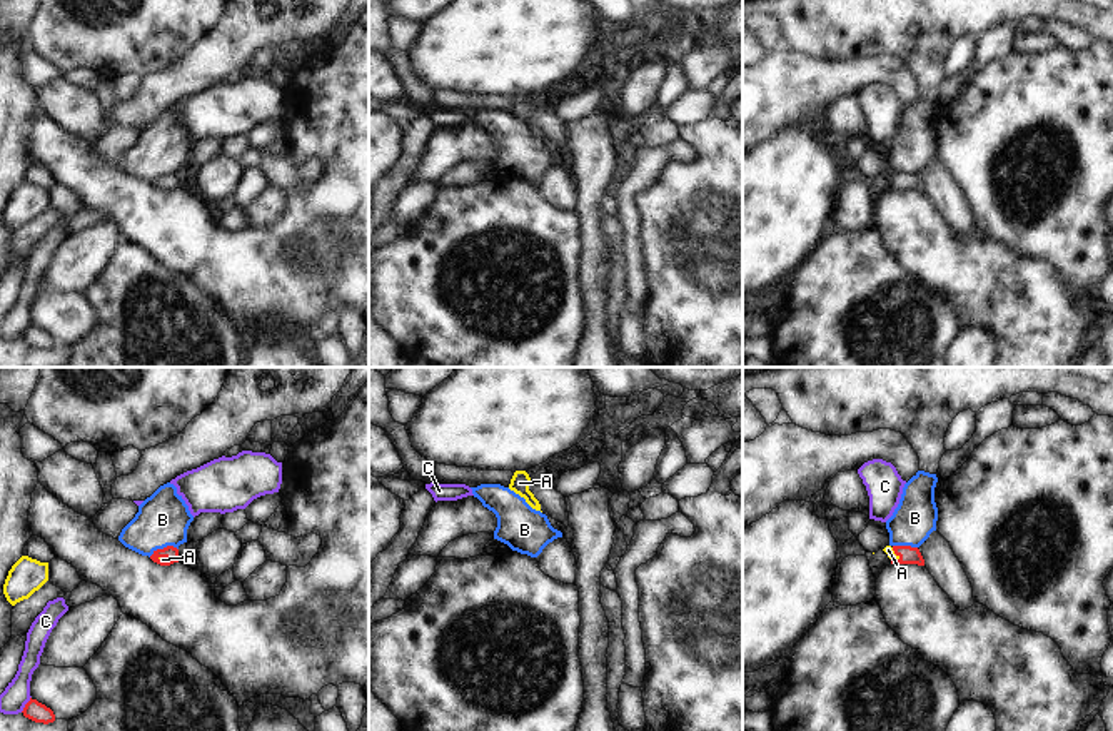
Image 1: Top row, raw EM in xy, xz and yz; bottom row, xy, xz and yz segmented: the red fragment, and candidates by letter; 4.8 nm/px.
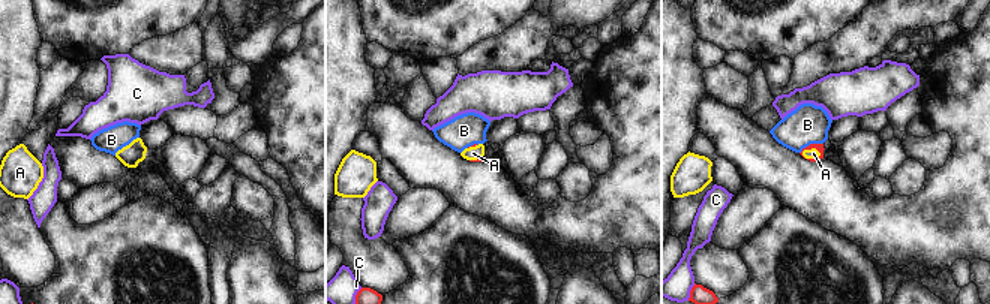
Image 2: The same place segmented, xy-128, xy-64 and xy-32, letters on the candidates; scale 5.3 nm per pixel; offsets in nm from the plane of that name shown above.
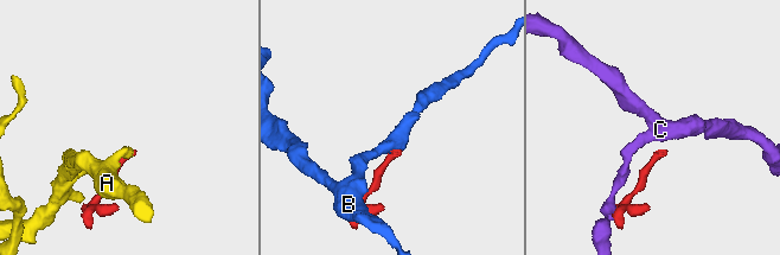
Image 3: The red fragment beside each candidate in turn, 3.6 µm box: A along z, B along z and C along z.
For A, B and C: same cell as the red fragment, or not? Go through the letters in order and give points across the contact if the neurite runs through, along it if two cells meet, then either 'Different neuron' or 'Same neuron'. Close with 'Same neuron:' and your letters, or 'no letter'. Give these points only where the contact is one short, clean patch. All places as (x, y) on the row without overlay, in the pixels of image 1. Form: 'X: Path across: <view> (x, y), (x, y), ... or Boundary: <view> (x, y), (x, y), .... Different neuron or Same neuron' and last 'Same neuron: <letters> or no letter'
A: Path across: yz (908, 181), (895, 179), (888, 176). Same neuron
B: Boundary: xy (177, 174), (157, 174), (149, 182). Different neuron
C: Boundary: xy (30, 322), (20, 337). Different neuron
Same neuron: A.

